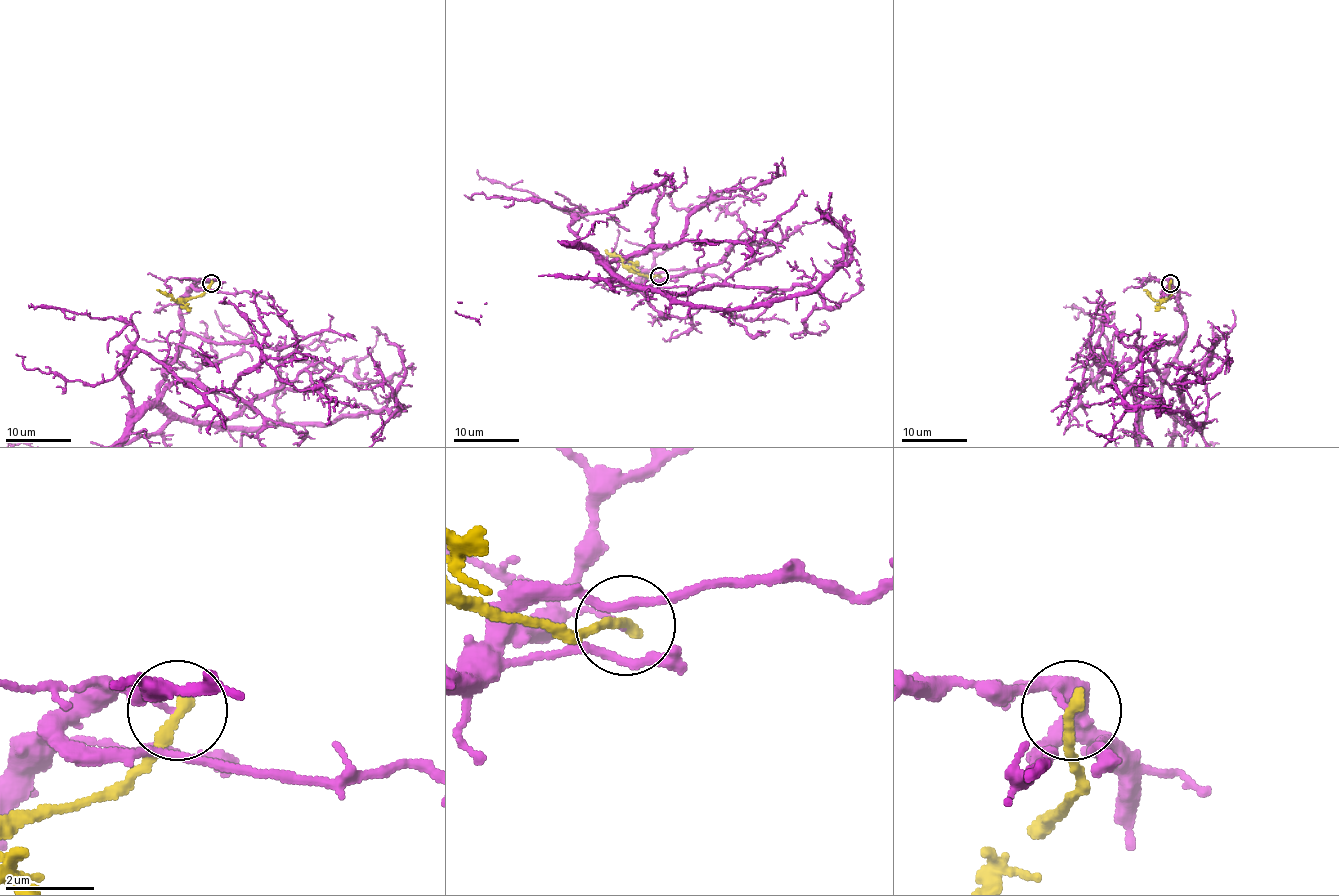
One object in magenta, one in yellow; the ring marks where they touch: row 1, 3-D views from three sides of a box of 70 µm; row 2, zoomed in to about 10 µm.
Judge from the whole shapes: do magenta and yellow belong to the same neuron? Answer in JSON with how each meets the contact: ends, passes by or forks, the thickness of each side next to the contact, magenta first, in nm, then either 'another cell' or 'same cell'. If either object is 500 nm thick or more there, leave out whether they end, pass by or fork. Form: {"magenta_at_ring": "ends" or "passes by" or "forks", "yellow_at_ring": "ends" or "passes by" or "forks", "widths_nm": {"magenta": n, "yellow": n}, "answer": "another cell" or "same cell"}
{"magenta_at_ring": "ends", "yellow_at_ring": "ends", "widths_nm": {"magenta": 100, "yellow": 300}, "answer": "another cell"}

